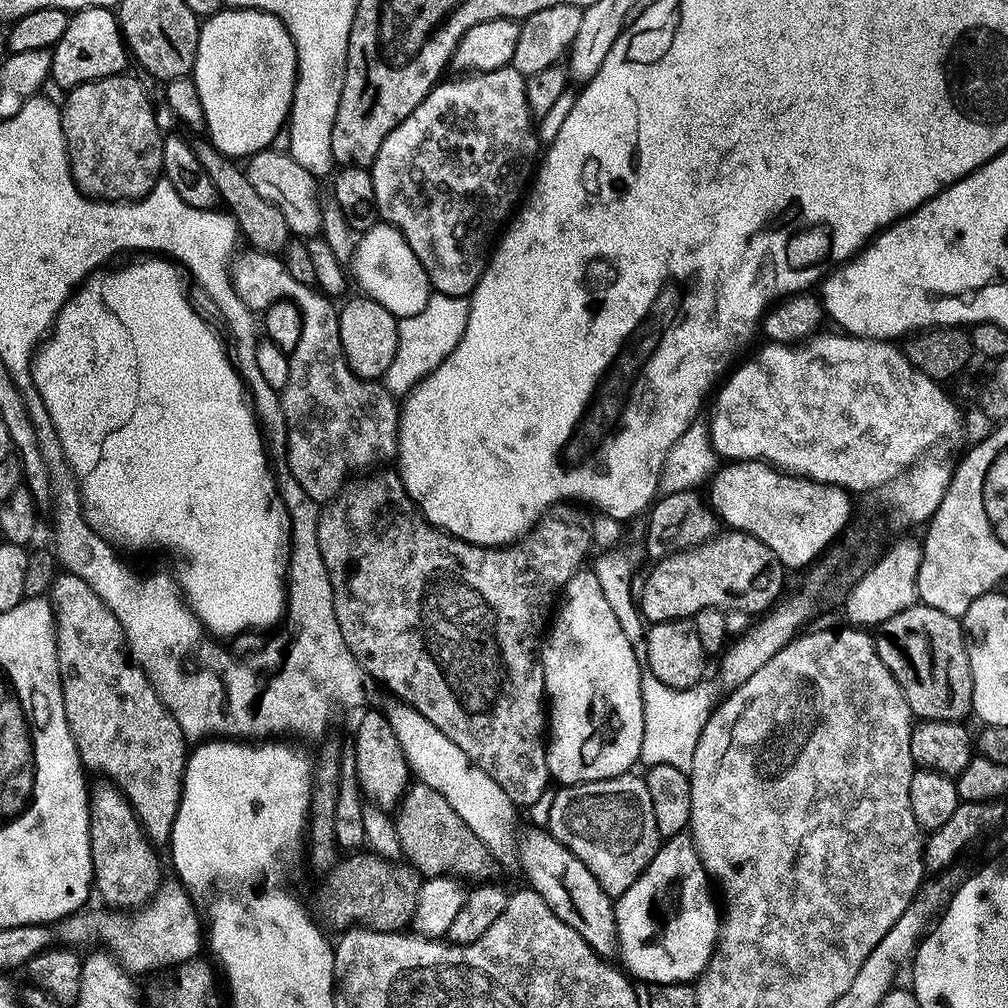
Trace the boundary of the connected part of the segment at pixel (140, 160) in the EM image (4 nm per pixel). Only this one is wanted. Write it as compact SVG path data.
M128 75L107 76L106 78L98 78L97 80L80 84L77 88L71 89L65 95L68 97L62 100L60 121L62 122L62 130L64 131L64 145L68 151L68 168L72 172L72 180L85 196L99 198L100 200L138 200L154 187L158 177L161 175L162 142L164 141L164 136L162 135L162 131L160 132L160 124L156 121L156 112L152 109L152 100L148 97L148 92L144 89L143 82L135 80L134 77Z

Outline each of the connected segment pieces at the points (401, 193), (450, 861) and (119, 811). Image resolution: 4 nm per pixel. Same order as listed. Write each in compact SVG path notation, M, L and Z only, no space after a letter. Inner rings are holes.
M509 66L490 70L483 74L460 74L457 77L457 80L445 79L443 82L437 83L435 88L428 91L428 97L401 124L394 126L394 130L390 130L390 134L386 134L378 154L372 160L370 171L374 182L374 198L376 199L376 212L379 219L385 224L394 225L403 234L410 250L414 250L418 262L422 262L428 275L429 285L436 292L441 292L447 296L468 298L471 297L476 288L476 283L482 278L484 268L490 259L490 253L493 251L502 229L509 223L510 217L533 175L534 165L538 160L538 152L536 156L538 132L534 127L533 114L529 111L526 102L526 90L524 89L526 77L517 68Z
M422 783L409 787L398 801L394 819L403 859L425 877L450 875L471 882L484 882L491 877L488 876L494 867L491 852L477 842L474 830L454 814L438 790L430 790L430 786ZM460 844L472 845L468 852L460 853Z
M111 782L92 784L88 798L88 833L90 834L90 854L92 855L92 879L95 891L105 900L105 905L116 910L139 910L151 900L162 883L160 876L160 860L156 857L157 849L154 847L134 810L128 804L119 788Z

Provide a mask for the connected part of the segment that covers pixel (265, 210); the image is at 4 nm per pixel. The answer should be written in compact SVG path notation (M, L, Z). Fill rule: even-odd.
M196 142L192 144L192 150L198 158L198 162L202 164L202 170L206 170L210 182L214 182L219 203L235 220L239 235L243 239L245 236L252 243L249 245L257 252L283 253L284 247L288 245L290 239L290 229L286 218L282 218L282 212L270 202L266 202L266 198L262 198L262 194L258 194L258 190L254 190L254 186L250 186L247 171L241 165L239 168L236 165L239 163L235 159L225 158L213 144Z

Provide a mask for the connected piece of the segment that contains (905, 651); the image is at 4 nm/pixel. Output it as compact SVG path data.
M917 602L882 622L877 627L874 639L876 652L887 669L894 674L915 719L961 723L966 720L967 715L971 715L973 678L969 670L969 654L963 623L957 617Z

